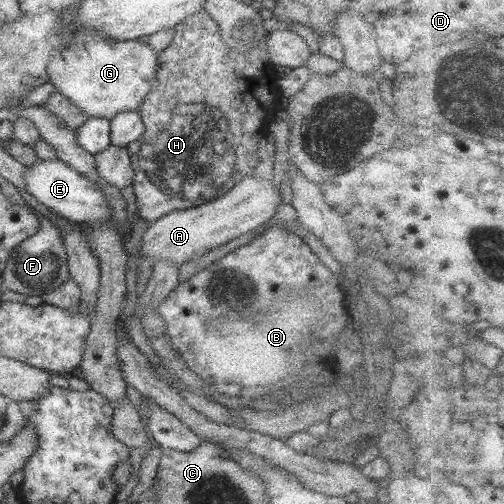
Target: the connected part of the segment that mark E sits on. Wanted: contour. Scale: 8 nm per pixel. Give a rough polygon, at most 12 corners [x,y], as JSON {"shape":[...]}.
{"shape":[[59,159],[35,161],[22,182],[71,223],[112,224],[105,196]]}

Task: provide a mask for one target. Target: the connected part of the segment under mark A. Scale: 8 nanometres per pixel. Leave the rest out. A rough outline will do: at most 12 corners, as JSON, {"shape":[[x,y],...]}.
{"shape":[[253,174],[148,223],[139,252],[183,264],[267,222],[278,186]]}

